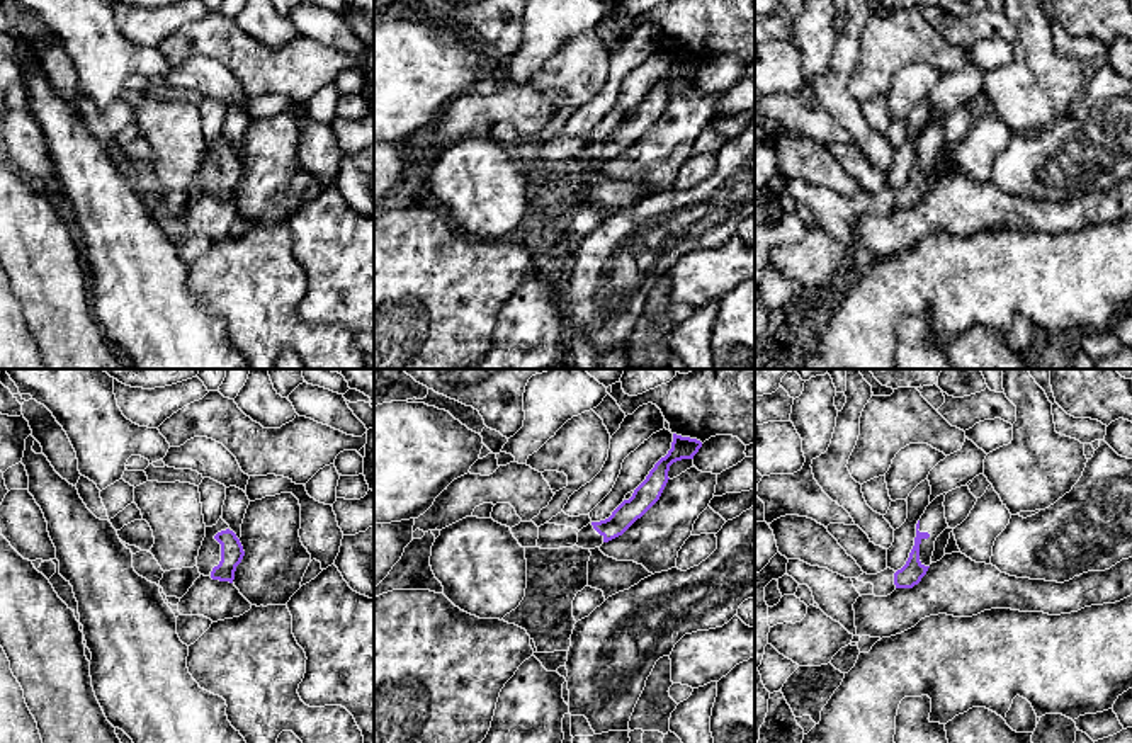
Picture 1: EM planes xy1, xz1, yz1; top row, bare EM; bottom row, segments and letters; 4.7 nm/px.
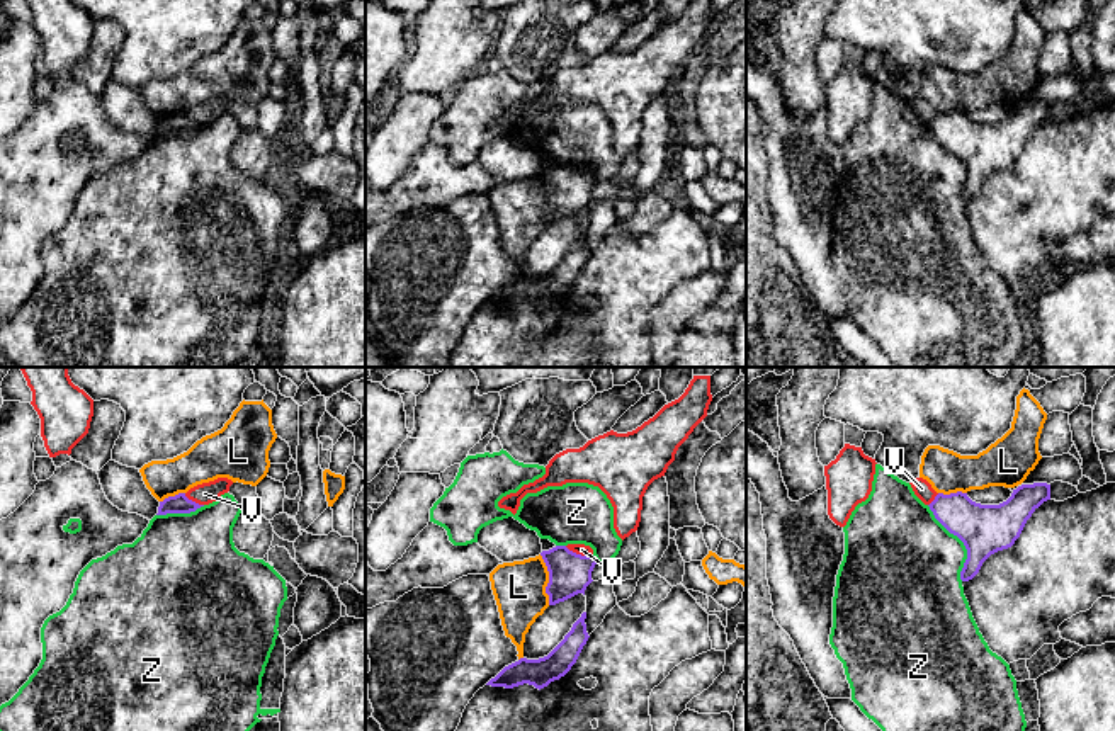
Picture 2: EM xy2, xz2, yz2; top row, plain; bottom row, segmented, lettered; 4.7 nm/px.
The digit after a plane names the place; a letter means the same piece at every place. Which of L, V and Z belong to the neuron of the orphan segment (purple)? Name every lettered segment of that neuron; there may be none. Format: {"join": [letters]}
{"join": []}

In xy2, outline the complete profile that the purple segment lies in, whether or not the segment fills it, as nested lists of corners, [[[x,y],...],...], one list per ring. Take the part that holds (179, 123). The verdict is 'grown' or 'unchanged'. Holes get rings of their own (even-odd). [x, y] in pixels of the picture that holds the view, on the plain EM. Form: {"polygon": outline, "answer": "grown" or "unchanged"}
{"polygon": [[[178,112],[175,116],[168,116],[163,121],[160,121],[158,133],[156,134],[167,134],[167,133],[190,133],[195,131],[204,124],[199,124],[185,116],[185,112]]], "answer": "unchanged"}

